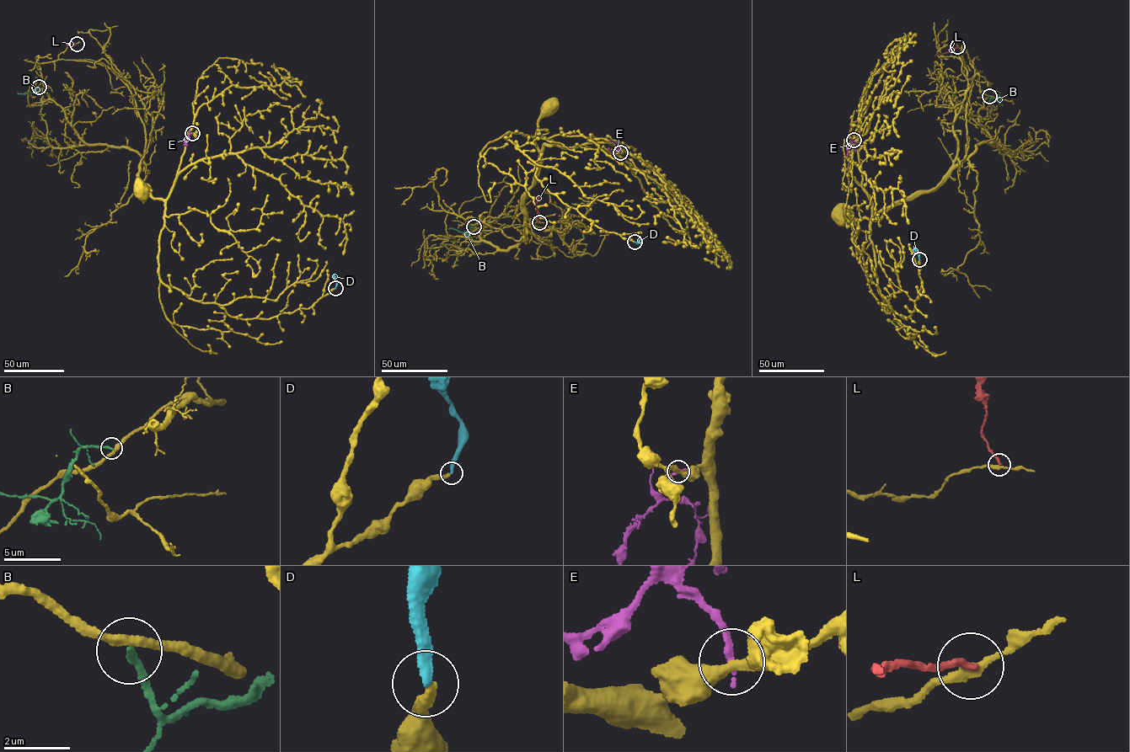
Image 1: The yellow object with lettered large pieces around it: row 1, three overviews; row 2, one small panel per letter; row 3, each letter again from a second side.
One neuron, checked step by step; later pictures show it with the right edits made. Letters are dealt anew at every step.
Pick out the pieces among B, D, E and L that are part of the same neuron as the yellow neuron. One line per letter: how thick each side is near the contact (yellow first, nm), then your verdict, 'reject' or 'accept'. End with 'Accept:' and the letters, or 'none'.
B: calibres 280 and 200 nm; reject
D: calibres 320 and 300 nm; accept
E: calibres 360 and 200 nm; reject
L: calibres 260 and 220 nm; reject
Accept: D

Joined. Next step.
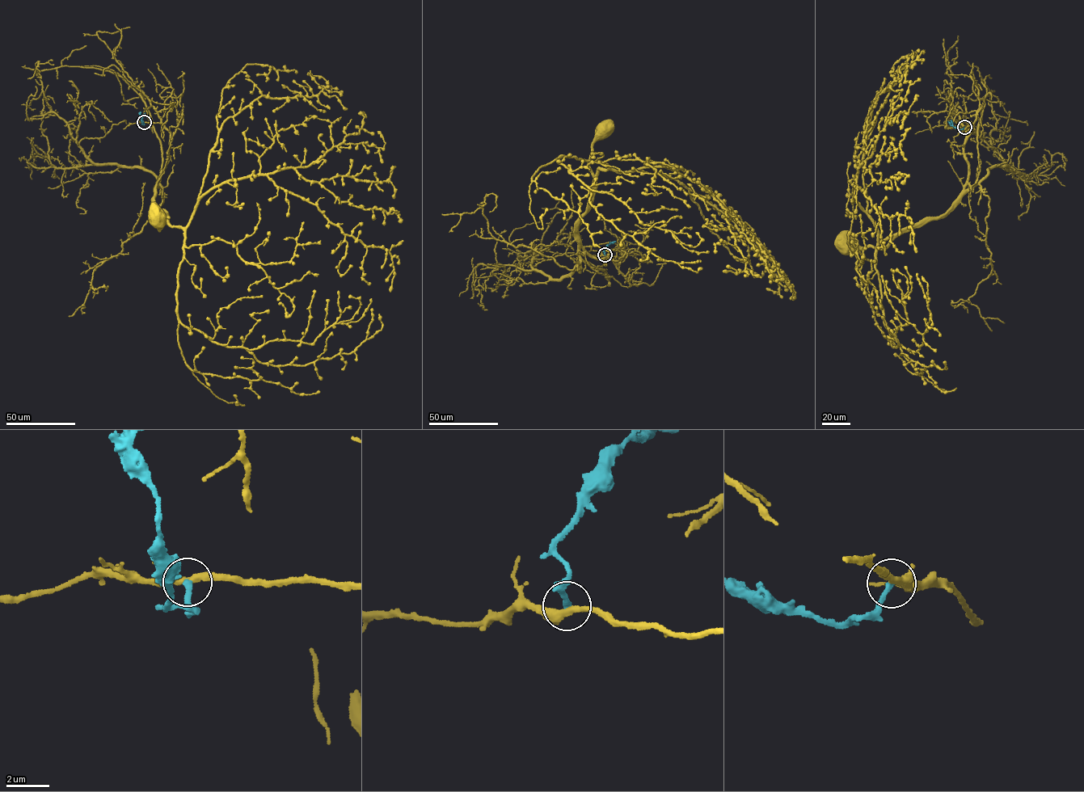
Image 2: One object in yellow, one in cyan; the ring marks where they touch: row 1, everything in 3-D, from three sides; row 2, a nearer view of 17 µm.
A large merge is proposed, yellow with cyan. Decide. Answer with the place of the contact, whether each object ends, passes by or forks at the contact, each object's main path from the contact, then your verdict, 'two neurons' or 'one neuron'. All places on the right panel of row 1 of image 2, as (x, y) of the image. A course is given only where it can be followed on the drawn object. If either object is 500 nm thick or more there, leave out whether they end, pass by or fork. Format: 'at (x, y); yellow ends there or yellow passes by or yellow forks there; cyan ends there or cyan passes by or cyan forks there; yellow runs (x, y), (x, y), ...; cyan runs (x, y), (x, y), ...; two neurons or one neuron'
at (964, 127); yellow passes by; cyan ends there; yellow runs (964, 127), (960, 124), (966, 133), (967, 181), (951, 208), (894, 238), (884, 247), (845, 243); cyan runs (964, 127), (956, 128), (947, 120); two neurons

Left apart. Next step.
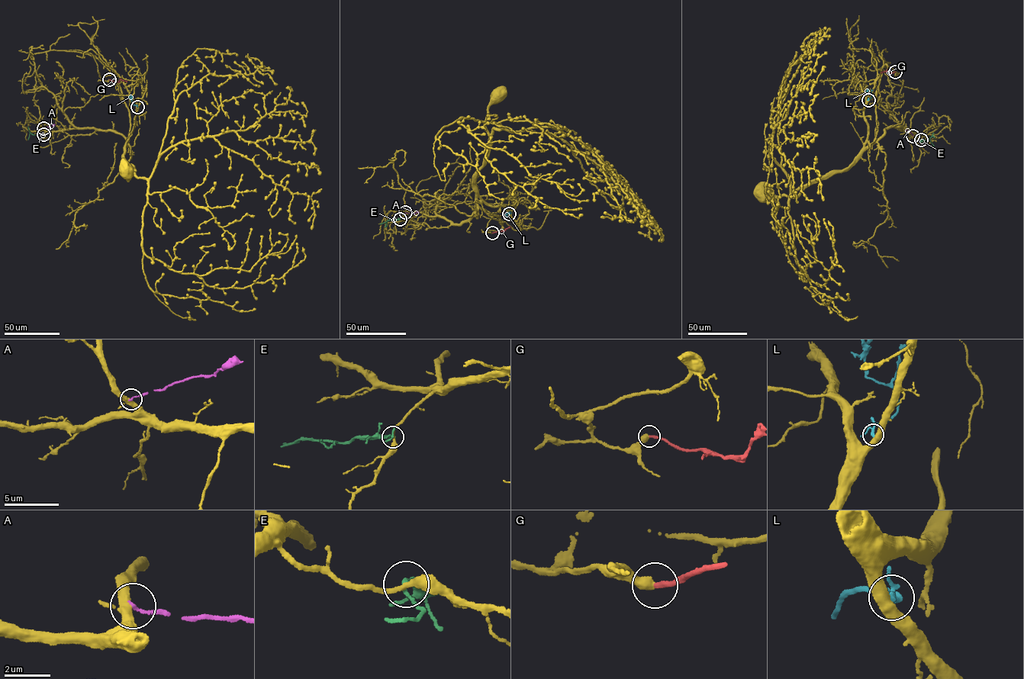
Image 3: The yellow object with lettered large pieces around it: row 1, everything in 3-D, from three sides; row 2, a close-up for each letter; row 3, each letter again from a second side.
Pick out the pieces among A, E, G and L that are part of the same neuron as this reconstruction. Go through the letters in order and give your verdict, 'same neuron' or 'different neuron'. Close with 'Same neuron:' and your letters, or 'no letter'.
A: different neuron
E: different neuron
G: same neuron
L: different neuron
Same neuron: G

